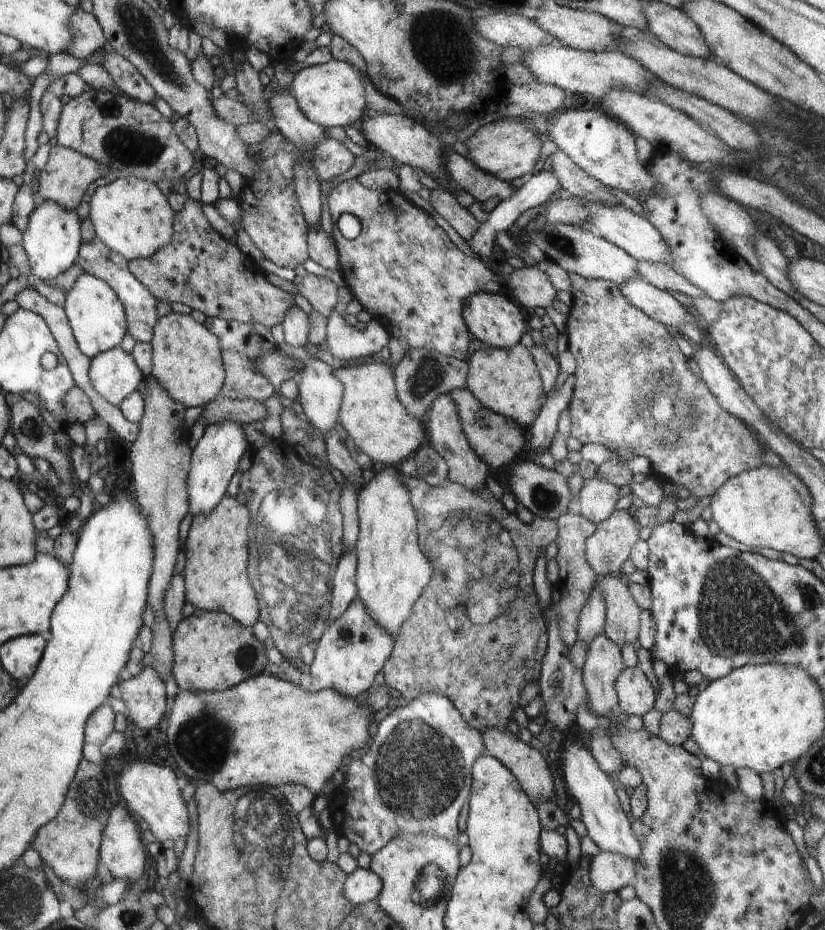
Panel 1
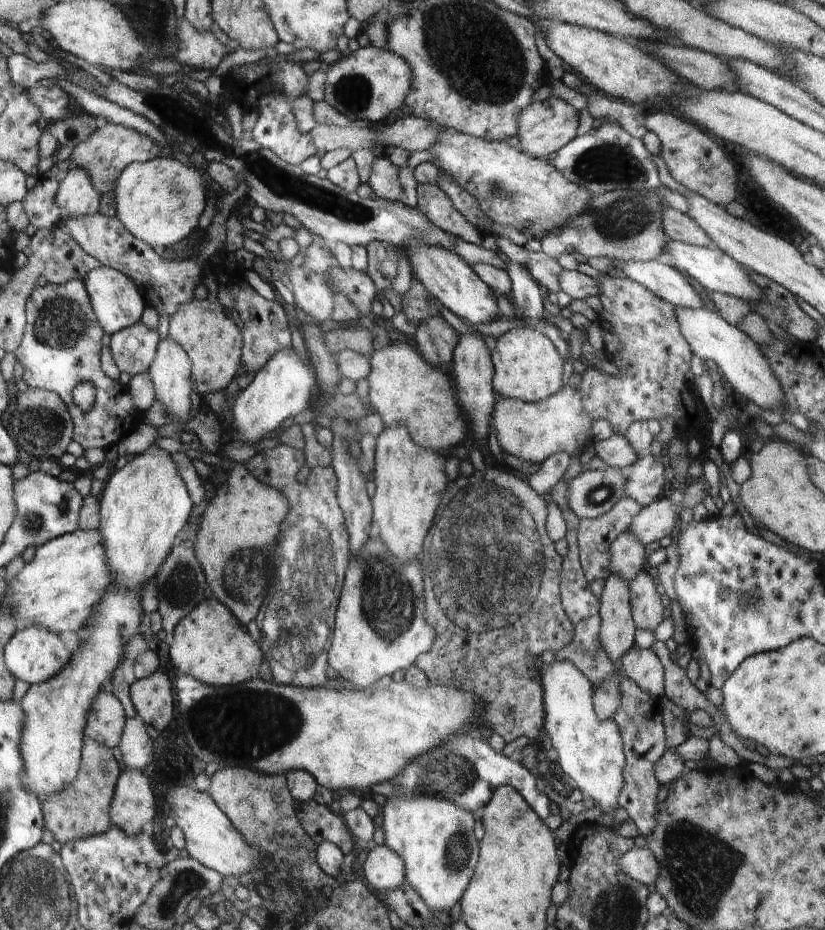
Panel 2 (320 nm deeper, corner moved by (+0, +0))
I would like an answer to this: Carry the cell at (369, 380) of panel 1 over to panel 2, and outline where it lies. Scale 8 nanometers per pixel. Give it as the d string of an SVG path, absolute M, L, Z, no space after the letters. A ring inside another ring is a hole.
M404 340L384 345L371 354L369 361L371 373L368 376L370 386L368 402L375 408L375 412L378 412L382 417L385 424L384 427L404 425L418 446L440 453L442 453L442 448L450 448L454 444L458 446L466 438L466 422L462 418L460 406L456 404L450 380L446 378L442 368L431 366L414 344L411 345Z

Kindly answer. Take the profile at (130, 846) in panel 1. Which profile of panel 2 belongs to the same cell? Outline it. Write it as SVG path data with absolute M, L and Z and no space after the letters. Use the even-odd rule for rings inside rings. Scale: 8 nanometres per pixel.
M138 770L120 773L113 806L109 810L112 825L119 826L129 835L142 832L156 812L156 800L150 782Z

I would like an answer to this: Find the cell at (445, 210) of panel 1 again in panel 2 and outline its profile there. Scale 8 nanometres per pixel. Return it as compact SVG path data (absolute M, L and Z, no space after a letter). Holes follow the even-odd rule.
M530 251L525 266L530 270L530 274L534 275L534 280L545 293L557 294L561 291L559 276L564 269L555 258L544 254L544 251L535 253Z

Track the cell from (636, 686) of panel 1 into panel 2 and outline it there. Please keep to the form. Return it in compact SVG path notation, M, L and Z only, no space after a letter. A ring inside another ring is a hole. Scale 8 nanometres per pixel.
M634 646L617 664L622 674L633 680L642 690L648 691L652 697L664 696L664 667L653 648L640 649Z

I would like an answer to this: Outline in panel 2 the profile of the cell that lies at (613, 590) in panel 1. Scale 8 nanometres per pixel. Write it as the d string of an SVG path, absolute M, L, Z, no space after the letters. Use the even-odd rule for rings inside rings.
M642 570L631 580L629 591L632 595L632 613L636 628L654 632L664 618L664 606L656 590L656 582Z

